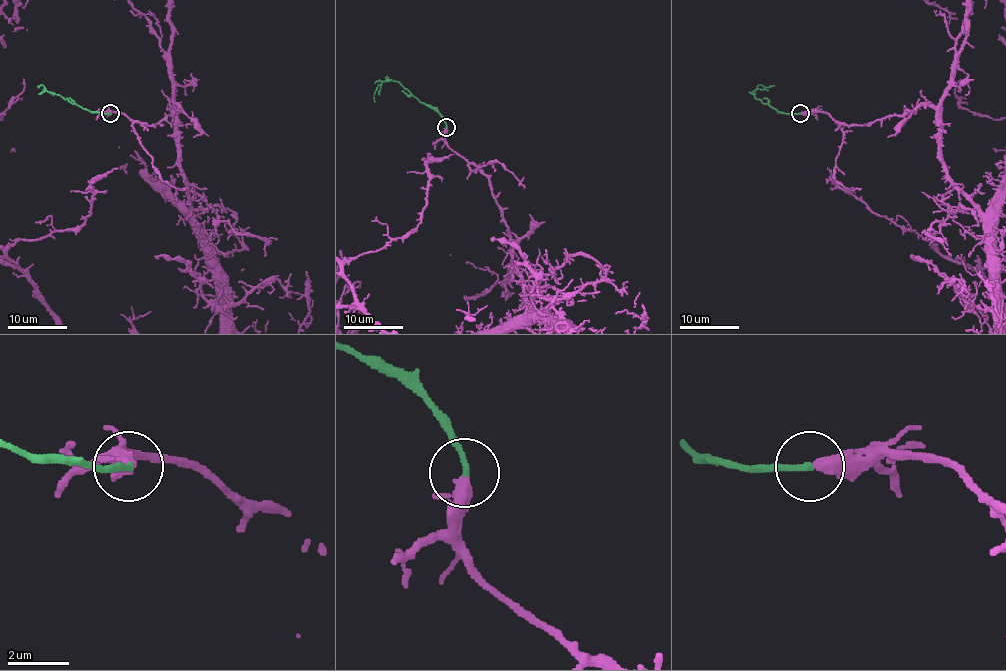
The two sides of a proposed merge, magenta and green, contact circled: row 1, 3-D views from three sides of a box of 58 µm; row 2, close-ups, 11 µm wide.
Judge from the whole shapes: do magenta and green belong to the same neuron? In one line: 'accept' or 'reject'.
accept

